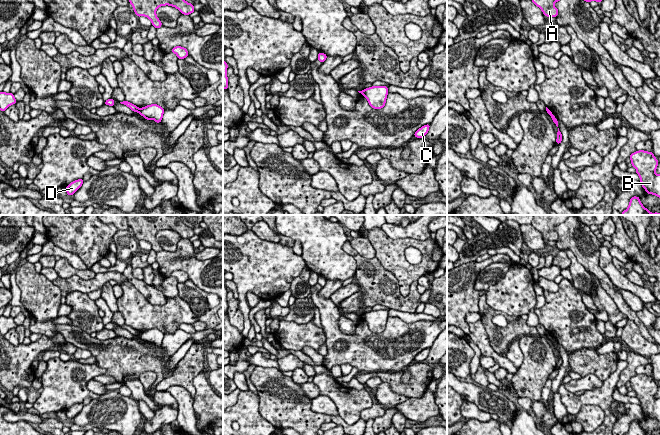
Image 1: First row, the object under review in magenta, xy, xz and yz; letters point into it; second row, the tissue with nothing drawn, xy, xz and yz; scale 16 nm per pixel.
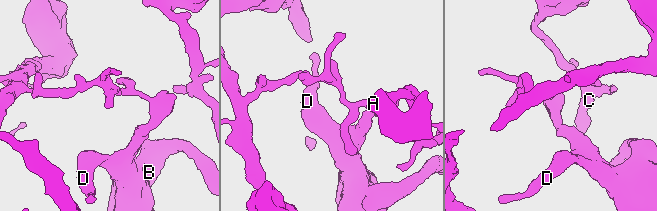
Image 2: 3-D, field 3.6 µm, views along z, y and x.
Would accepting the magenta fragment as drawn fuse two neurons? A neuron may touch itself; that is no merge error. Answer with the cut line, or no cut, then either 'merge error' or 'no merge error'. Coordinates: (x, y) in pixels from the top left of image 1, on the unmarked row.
cut in xy along (140, 332), (137, 335); merge error

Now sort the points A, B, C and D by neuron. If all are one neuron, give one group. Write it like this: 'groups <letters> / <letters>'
groups A C / B D

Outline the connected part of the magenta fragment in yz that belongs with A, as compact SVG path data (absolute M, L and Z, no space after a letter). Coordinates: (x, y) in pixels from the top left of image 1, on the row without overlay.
M533 215L531 225L538 230L547 241L557 241L558 233L555 226L565 222L570 216L575 216L586 226L601 226L605 221L605 215Z

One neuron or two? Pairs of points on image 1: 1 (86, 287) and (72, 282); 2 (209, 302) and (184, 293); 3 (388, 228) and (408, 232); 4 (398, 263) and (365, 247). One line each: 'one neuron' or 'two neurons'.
1: one neuron
2: one neuron
3: one neuron
4: two neurons

